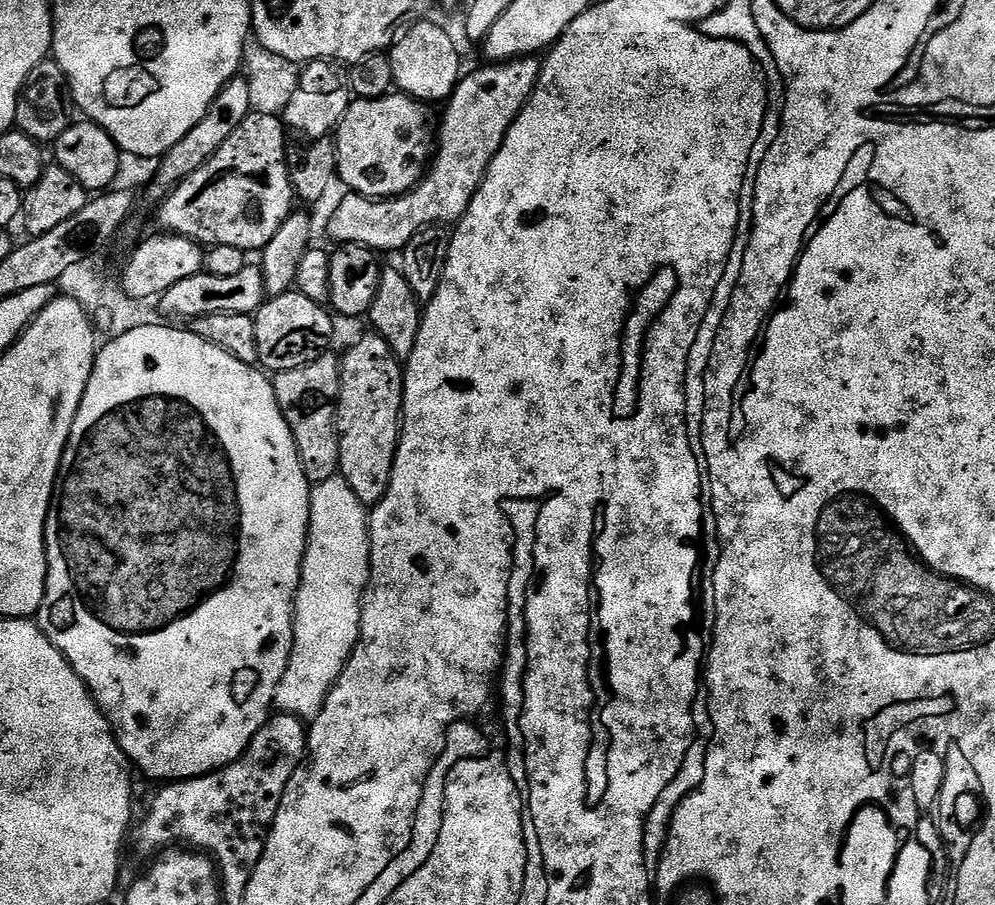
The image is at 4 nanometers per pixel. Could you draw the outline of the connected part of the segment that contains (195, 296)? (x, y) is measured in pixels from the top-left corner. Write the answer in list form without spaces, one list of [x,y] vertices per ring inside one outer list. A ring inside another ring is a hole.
[[[246,266],[238,270],[238,274],[230,274],[230,278],[218,278],[207,270],[202,270],[196,276],[182,278],[170,290],[166,290],[158,298],[160,312],[172,322],[191,322],[209,316],[210,314],[222,314],[233,312],[234,314],[252,314],[264,303],[264,279],[259,267]],[[172,319],[172,320],[171,320]]]

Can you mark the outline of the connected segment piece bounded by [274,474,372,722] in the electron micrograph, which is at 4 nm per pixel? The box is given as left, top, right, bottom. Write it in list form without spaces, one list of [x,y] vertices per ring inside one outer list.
[[[339,474],[326,478],[326,482],[321,484],[311,485],[311,489],[308,541],[292,613],[292,653],[274,701],[275,707],[281,713],[297,716],[305,722],[315,720],[316,715],[322,710],[330,690],[338,682],[350,654],[360,641],[360,615],[364,609],[368,580],[372,577],[368,533],[369,509],[360,501],[358,494],[350,490],[350,482],[346,482],[346,478]]]

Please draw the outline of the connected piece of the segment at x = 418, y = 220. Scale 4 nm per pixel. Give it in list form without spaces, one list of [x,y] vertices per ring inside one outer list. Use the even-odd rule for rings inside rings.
[[[521,56],[519,60],[492,62],[488,68],[480,68],[463,77],[456,89],[448,97],[444,108],[444,121],[438,124],[438,143],[434,155],[424,173],[424,179],[416,187],[410,189],[405,196],[372,199],[359,194],[344,194],[340,205],[332,212],[328,220],[328,232],[336,239],[337,245],[360,244],[363,248],[371,248],[377,253],[399,253],[408,245],[410,238],[429,226],[452,226],[464,217],[474,194],[484,181],[486,170],[498,154],[510,126],[524,109],[524,103],[536,88],[542,67],[536,56]]]

